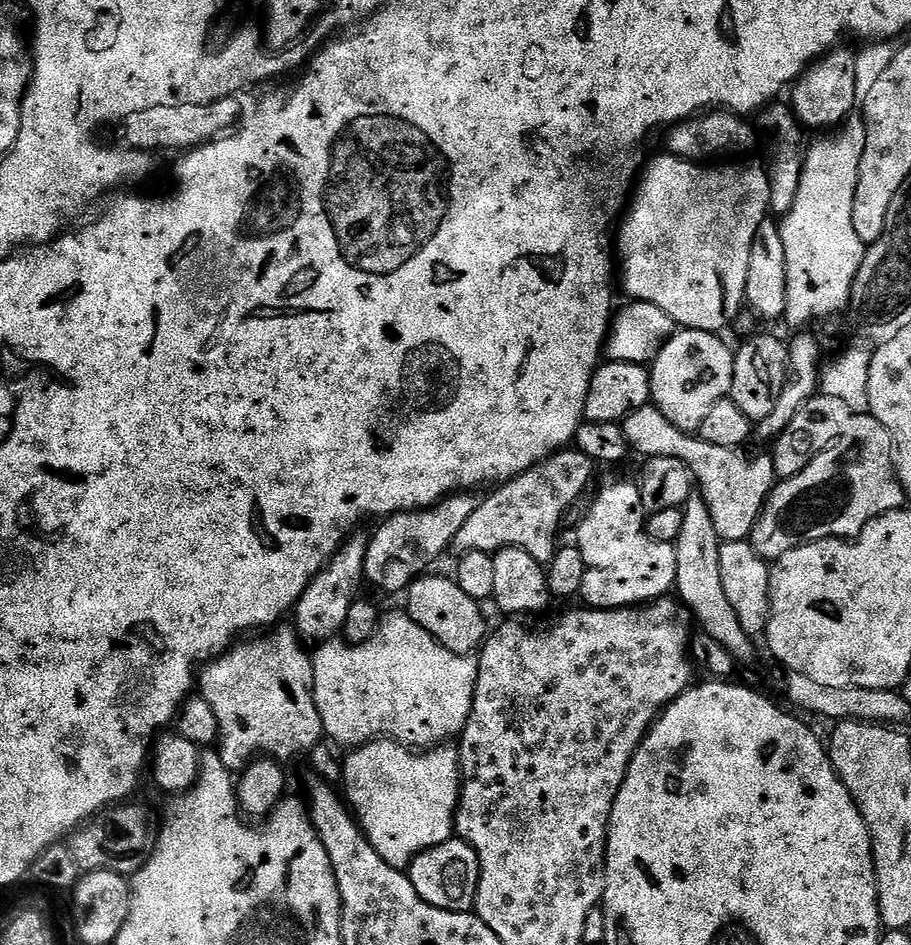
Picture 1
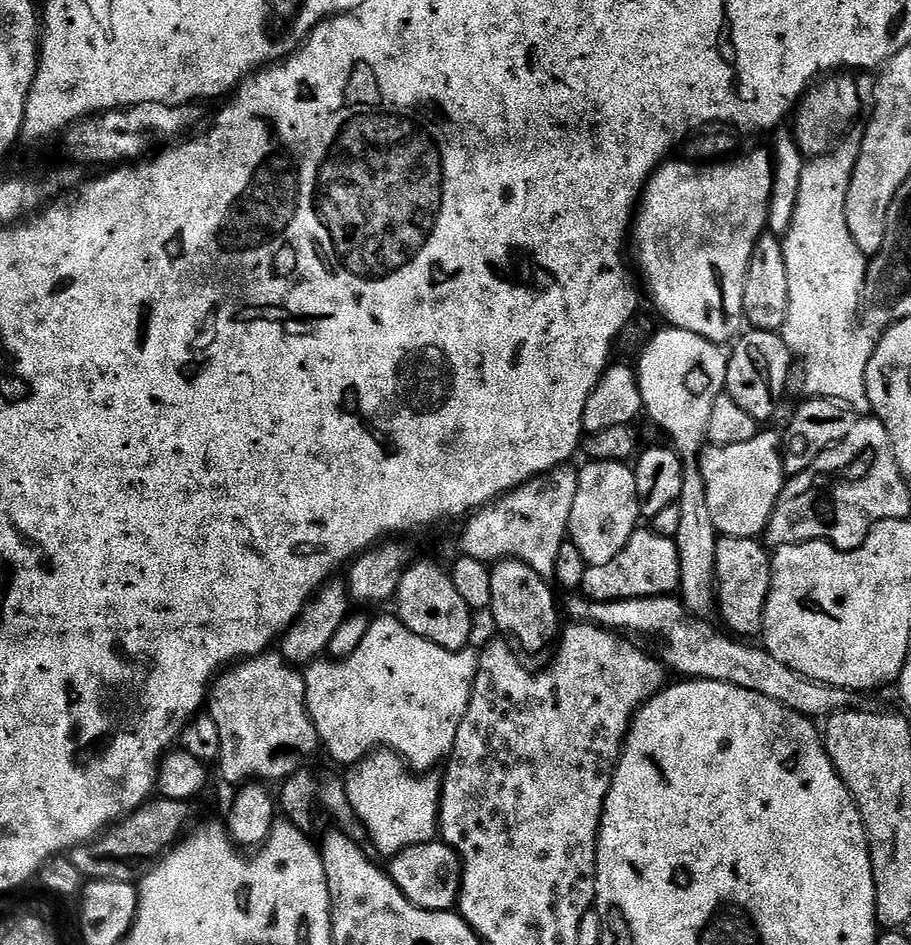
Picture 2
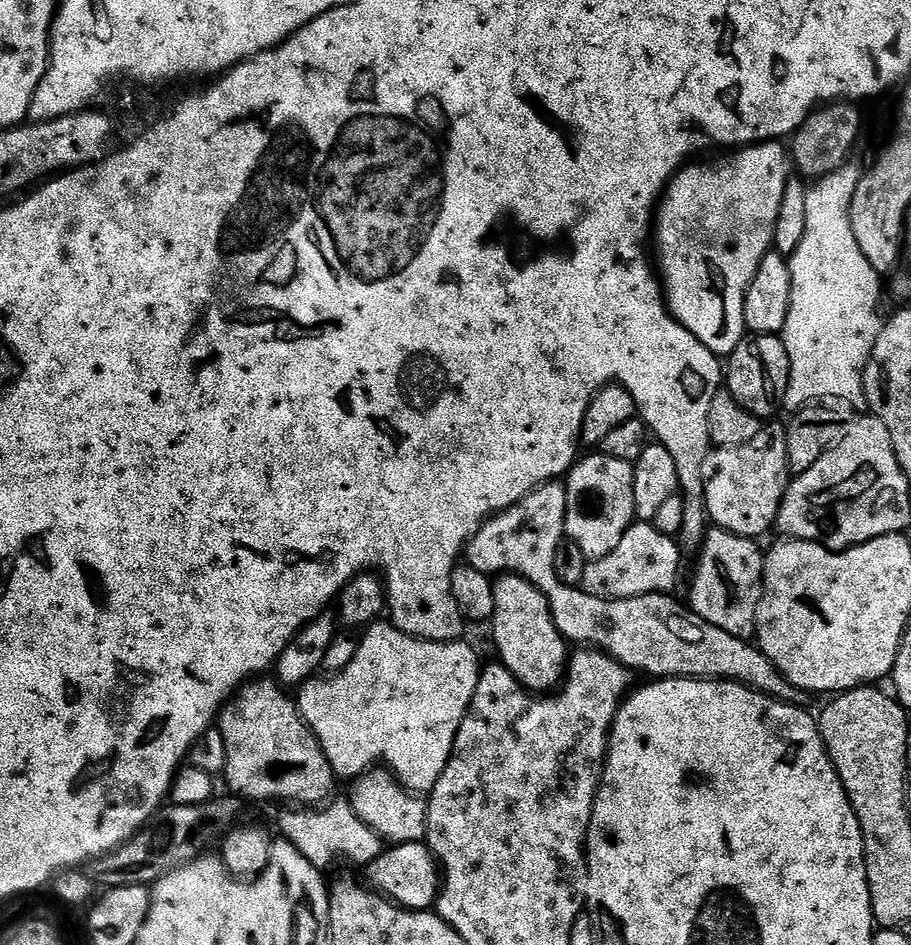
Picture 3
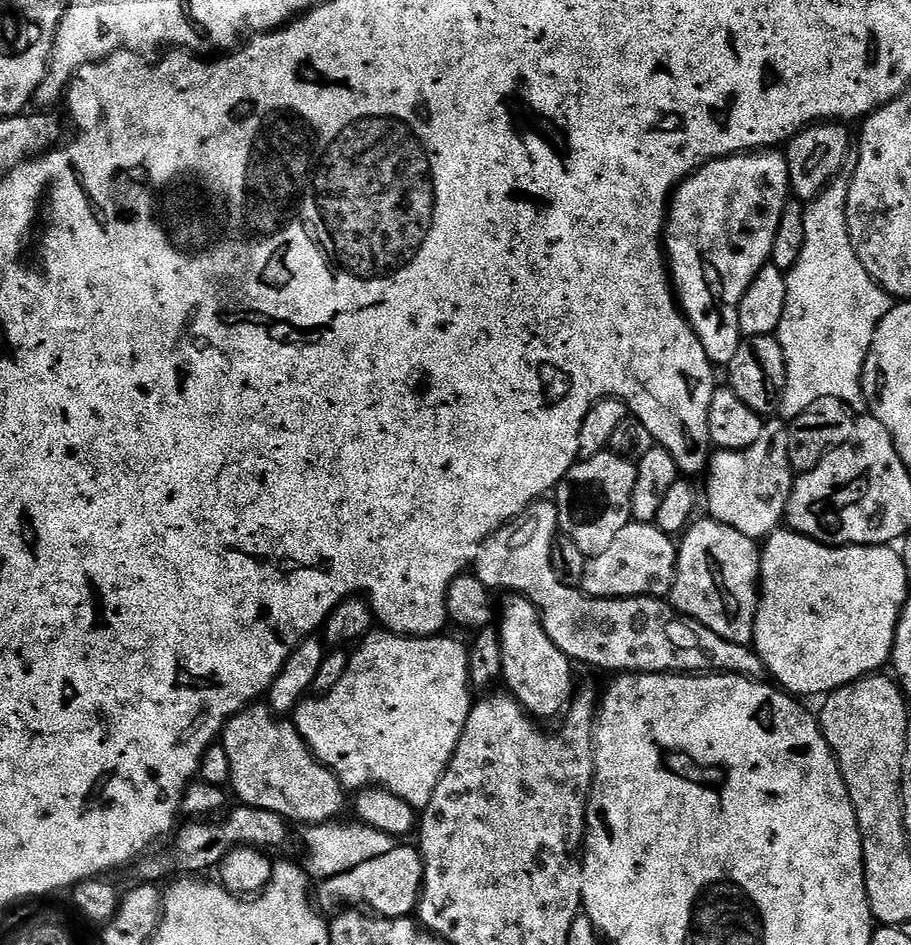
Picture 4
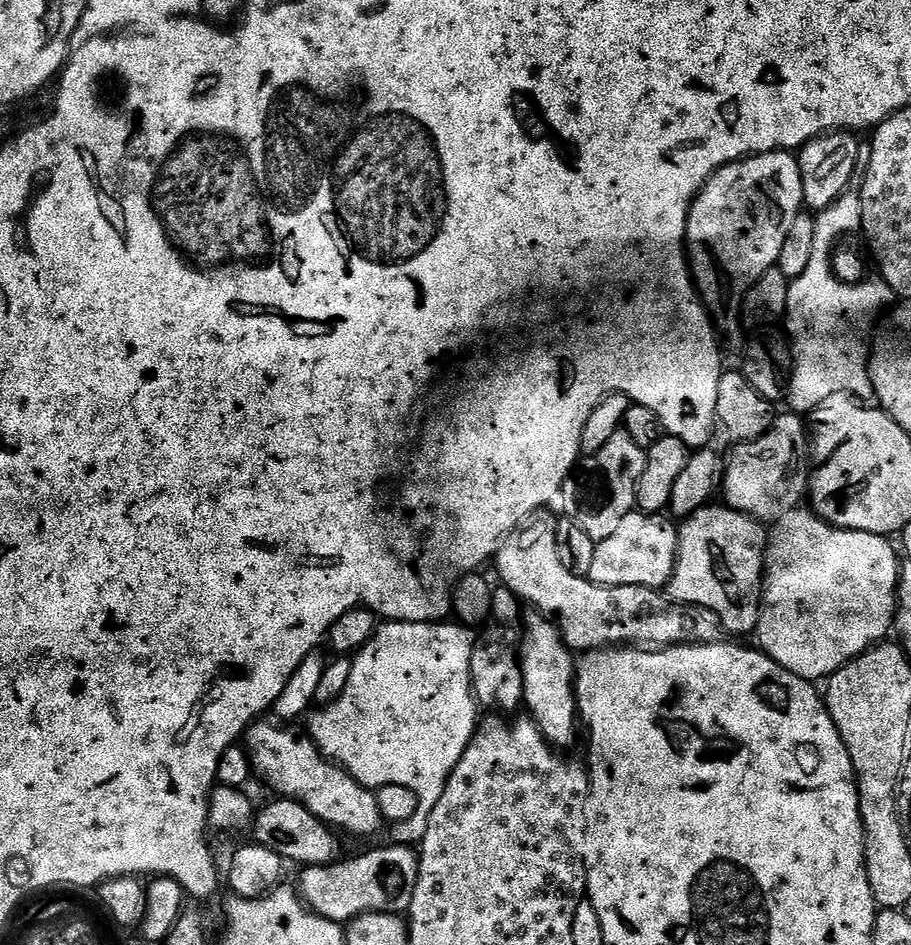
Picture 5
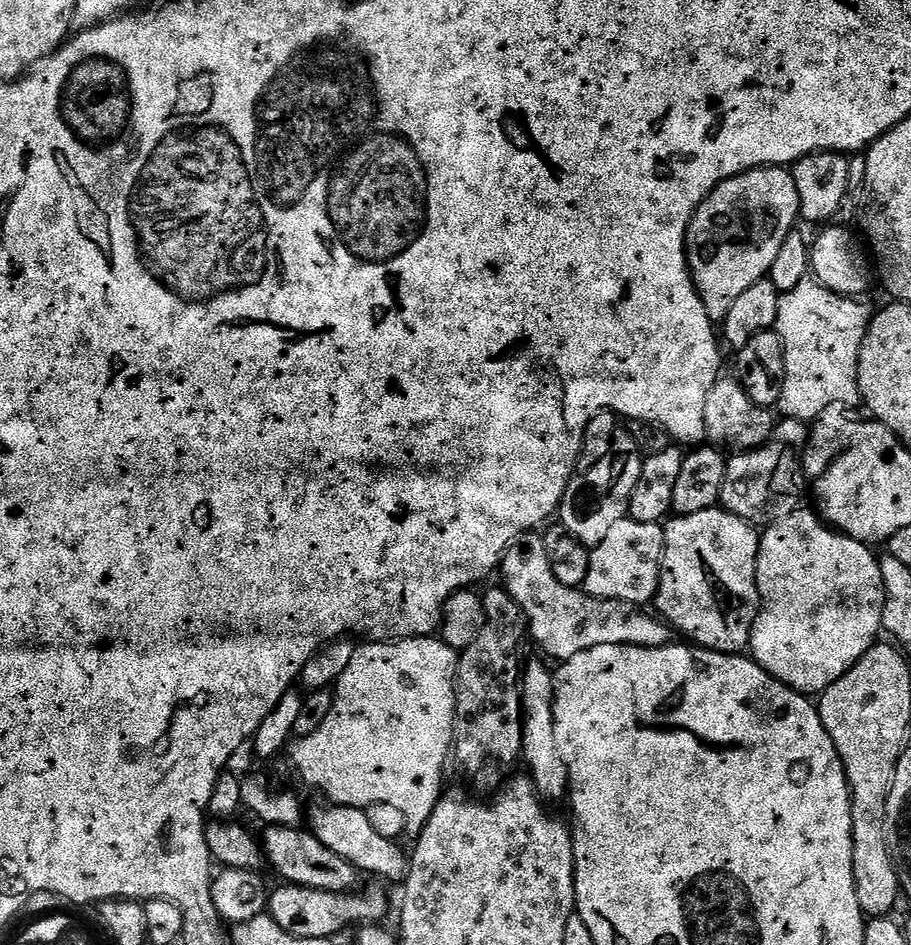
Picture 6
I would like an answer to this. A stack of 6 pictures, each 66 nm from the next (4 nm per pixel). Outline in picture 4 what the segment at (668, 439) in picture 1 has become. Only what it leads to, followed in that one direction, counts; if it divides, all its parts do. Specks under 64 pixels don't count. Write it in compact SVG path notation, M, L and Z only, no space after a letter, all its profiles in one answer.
M772 419L765 423L762 440L754 442L754 446L741 452L713 451L706 465L707 515L729 524L757 542L763 541L781 527L794 483L792 463L788 460L789 429L783 419Z

